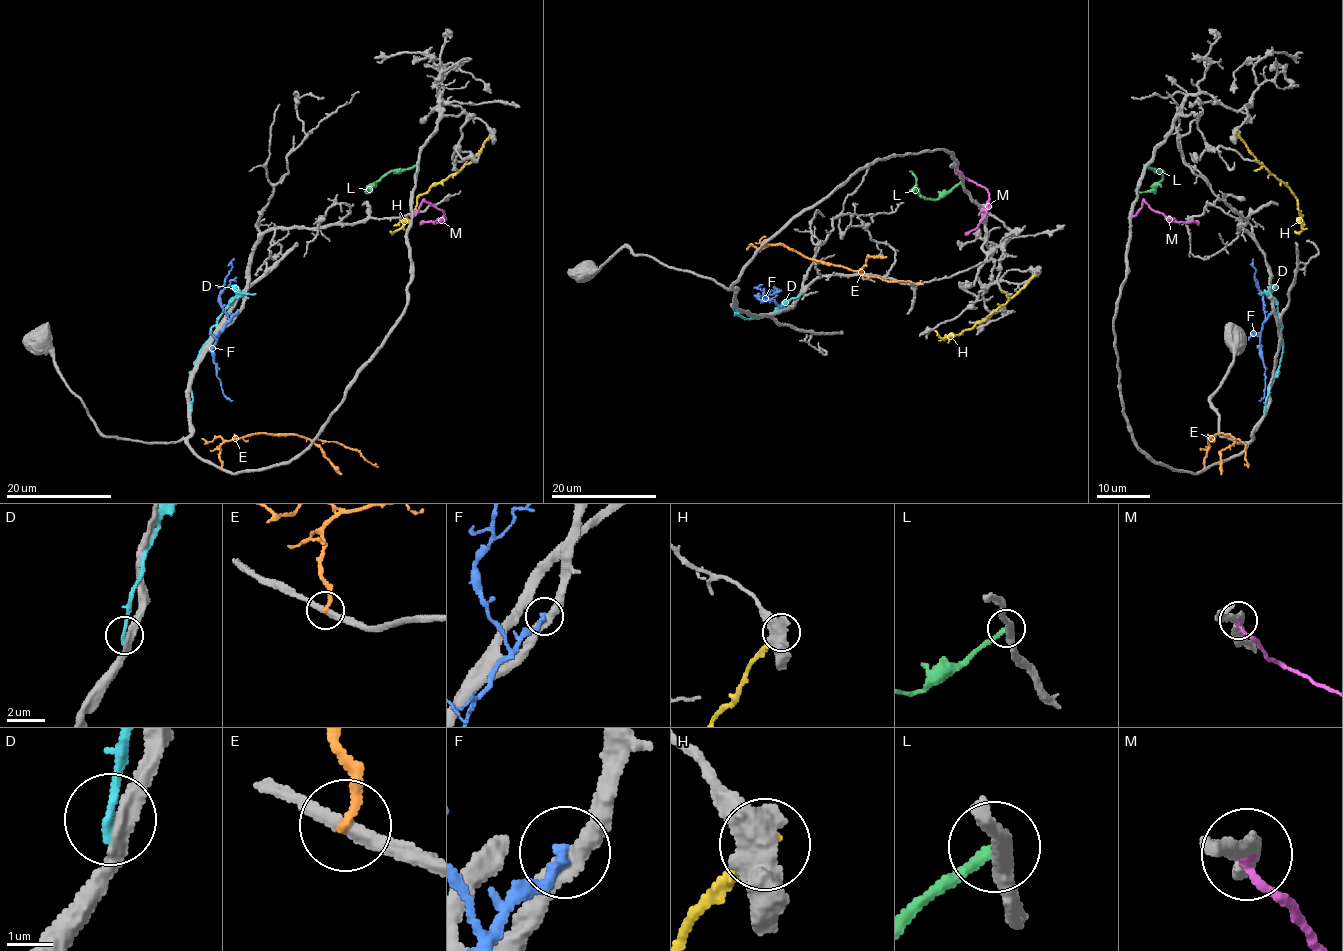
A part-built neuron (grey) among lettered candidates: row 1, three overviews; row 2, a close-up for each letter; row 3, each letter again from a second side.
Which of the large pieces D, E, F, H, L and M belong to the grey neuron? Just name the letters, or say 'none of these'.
M

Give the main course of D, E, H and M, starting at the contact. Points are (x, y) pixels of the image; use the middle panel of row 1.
D: (736, 300), (734, 308), (747, 319), (774, 314), (801, 294)
E: (765, 240), (764, 242), (782, 244), (809, 258), (840, 265), (868, 277), (922, 284)
H: (1038, 271), (1015, 295), (962, 333), (941, 337), (934, 331)
M: (957, 167), (968, 180), (980, 184), (988, 193), (986, 216), (975, 229), (964, 234)

